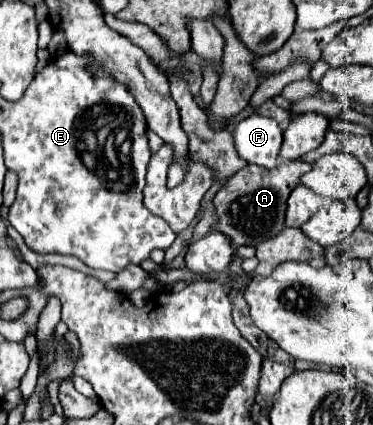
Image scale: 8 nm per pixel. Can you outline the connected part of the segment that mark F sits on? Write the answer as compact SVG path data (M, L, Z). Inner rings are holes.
M253 113L233 129L233 137L235 149L247 163L255 163L265 169L273 169L277 165L283 131L275 119Z

